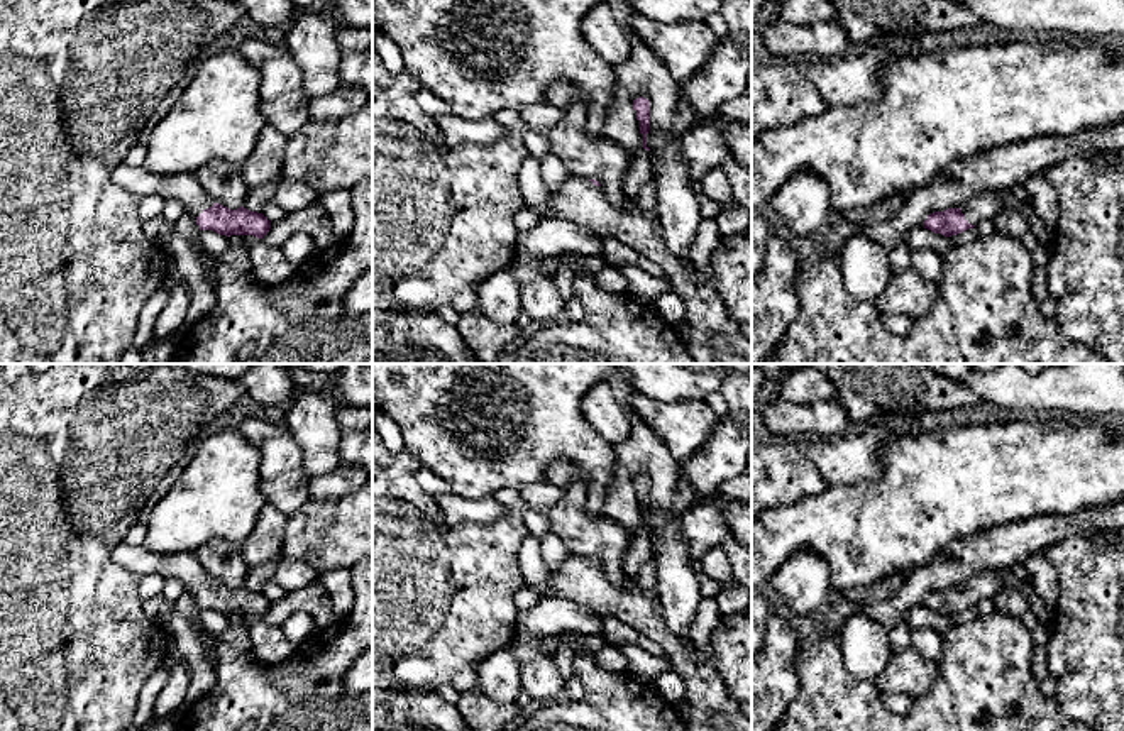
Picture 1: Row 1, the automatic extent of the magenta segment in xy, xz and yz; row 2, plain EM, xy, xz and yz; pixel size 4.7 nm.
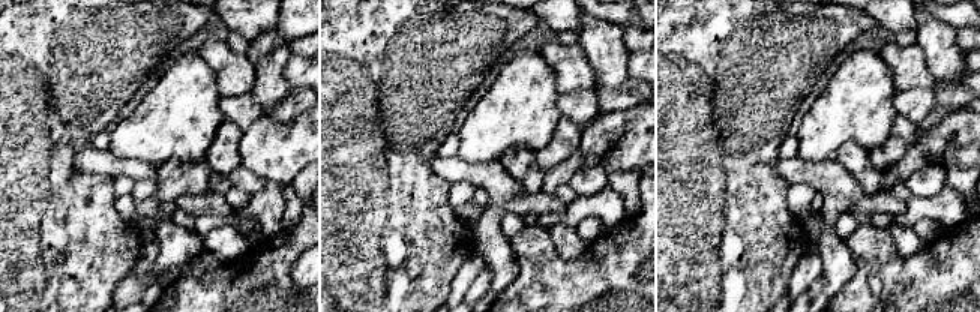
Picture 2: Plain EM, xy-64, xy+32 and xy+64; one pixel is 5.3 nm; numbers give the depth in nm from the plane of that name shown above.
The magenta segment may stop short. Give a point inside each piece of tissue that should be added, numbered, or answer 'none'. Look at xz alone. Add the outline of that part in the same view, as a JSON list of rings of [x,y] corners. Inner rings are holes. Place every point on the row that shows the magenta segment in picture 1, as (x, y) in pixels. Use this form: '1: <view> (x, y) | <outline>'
1: xz (713, 337) | [[[569,174],[557,191],[548,193],[547,218],[572,222],[598,237],[614,237],[657,262],[665,271],[672,291],[684,300],[682,322],[687,332],[684,344],[697,364],[752,364],[752,342],[731,320],[711,281],[696,266],[689,266],[669,250],[660,223],[650,220],[633,200],[618,208],[606,200],[601,186]]]

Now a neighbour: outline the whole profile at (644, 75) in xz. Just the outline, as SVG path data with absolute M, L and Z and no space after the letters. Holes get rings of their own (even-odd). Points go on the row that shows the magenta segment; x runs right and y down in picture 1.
M628 30L631 52L623 64L614 66L616 80L631 98L650 102L650 130L647 147L657 164L657 213L669 250L689 266L691 244L702 222L692 179L682 161L680 139L670 135L679 98L679 83L669 74L658 56Z

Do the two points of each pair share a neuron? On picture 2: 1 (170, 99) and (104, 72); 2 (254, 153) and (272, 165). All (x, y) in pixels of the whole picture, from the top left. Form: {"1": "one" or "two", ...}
{"1": "two", "2": "one"}

